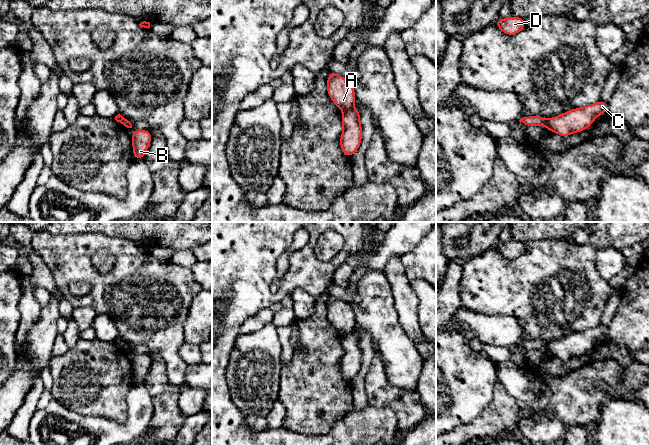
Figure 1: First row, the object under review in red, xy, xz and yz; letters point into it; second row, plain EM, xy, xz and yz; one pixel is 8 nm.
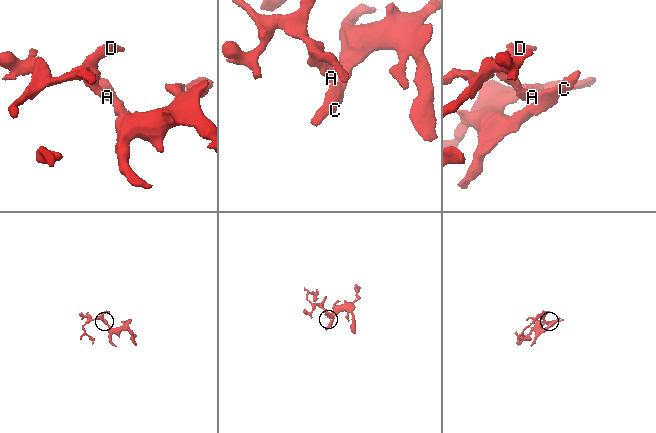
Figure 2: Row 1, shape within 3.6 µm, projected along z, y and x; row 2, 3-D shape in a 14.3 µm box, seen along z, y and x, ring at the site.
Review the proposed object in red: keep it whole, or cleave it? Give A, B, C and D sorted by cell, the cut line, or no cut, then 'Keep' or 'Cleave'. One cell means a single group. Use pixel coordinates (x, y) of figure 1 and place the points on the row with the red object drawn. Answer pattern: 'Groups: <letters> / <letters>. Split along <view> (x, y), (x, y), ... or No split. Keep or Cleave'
Groups: A D / B C. Split along xz (352, 107), (344, 111). Cleave

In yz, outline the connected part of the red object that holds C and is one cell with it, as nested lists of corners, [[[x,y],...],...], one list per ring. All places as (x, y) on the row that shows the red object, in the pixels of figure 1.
[[[600,99],[595,104],[575,108],[549,118],[546,128],[562,137],[567,137],[572,133],[586,130],[594,123],[597,116],[601,116],[606,111],[608,111],[608,104]]]

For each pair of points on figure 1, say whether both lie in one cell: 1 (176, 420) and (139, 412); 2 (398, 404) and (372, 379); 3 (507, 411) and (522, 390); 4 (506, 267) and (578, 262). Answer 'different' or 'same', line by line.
1: different
2: same
3: different
4: same

